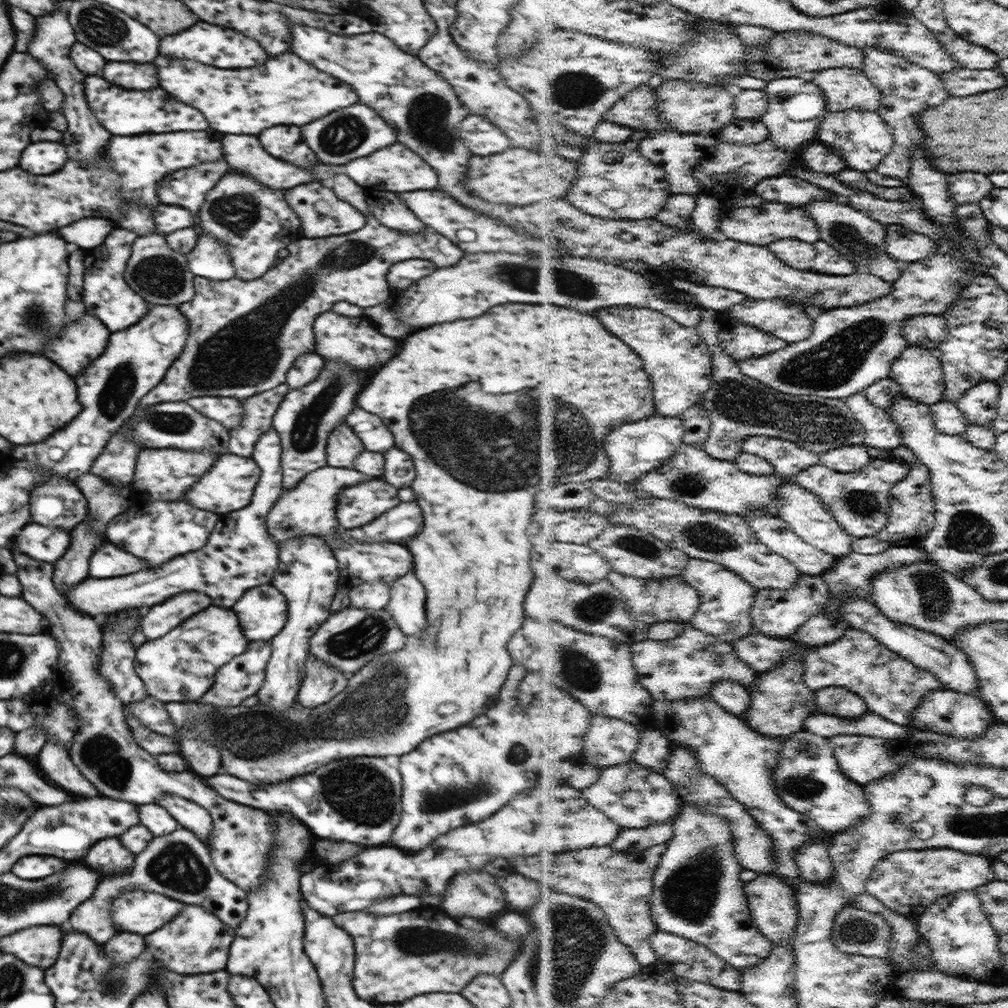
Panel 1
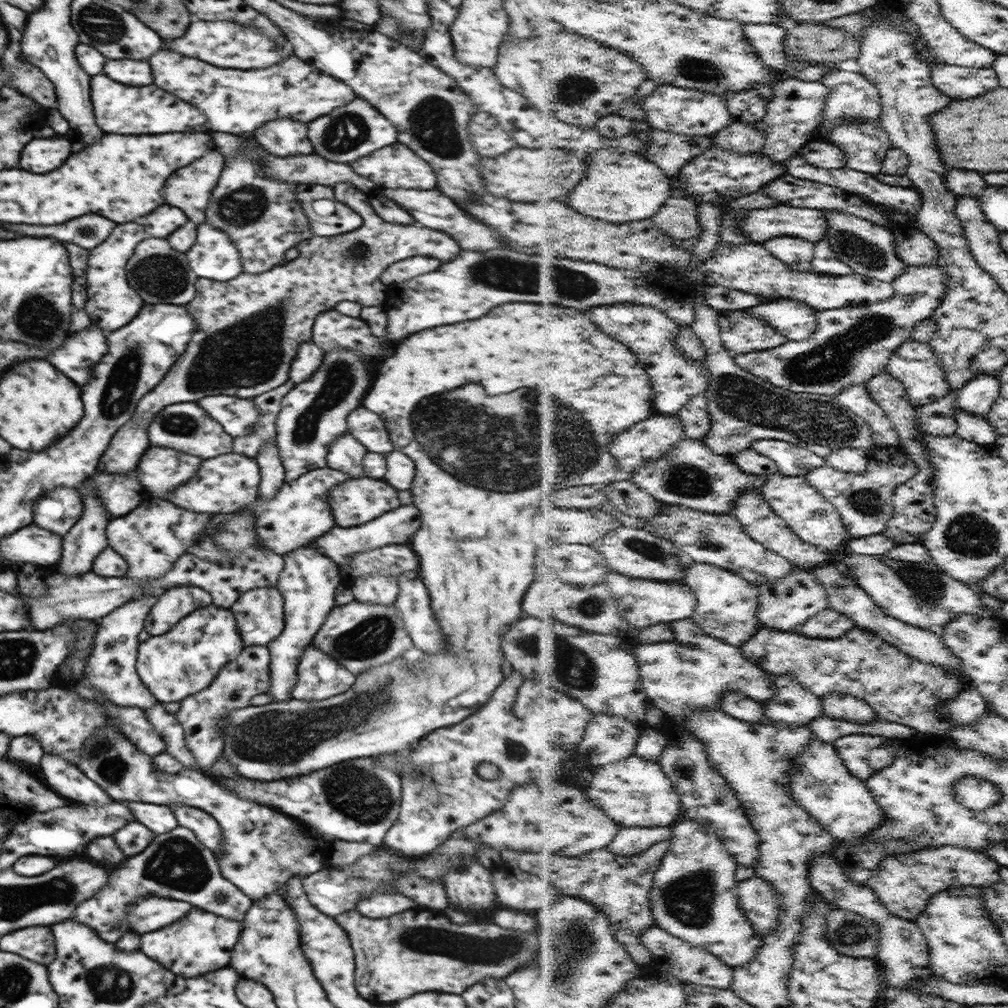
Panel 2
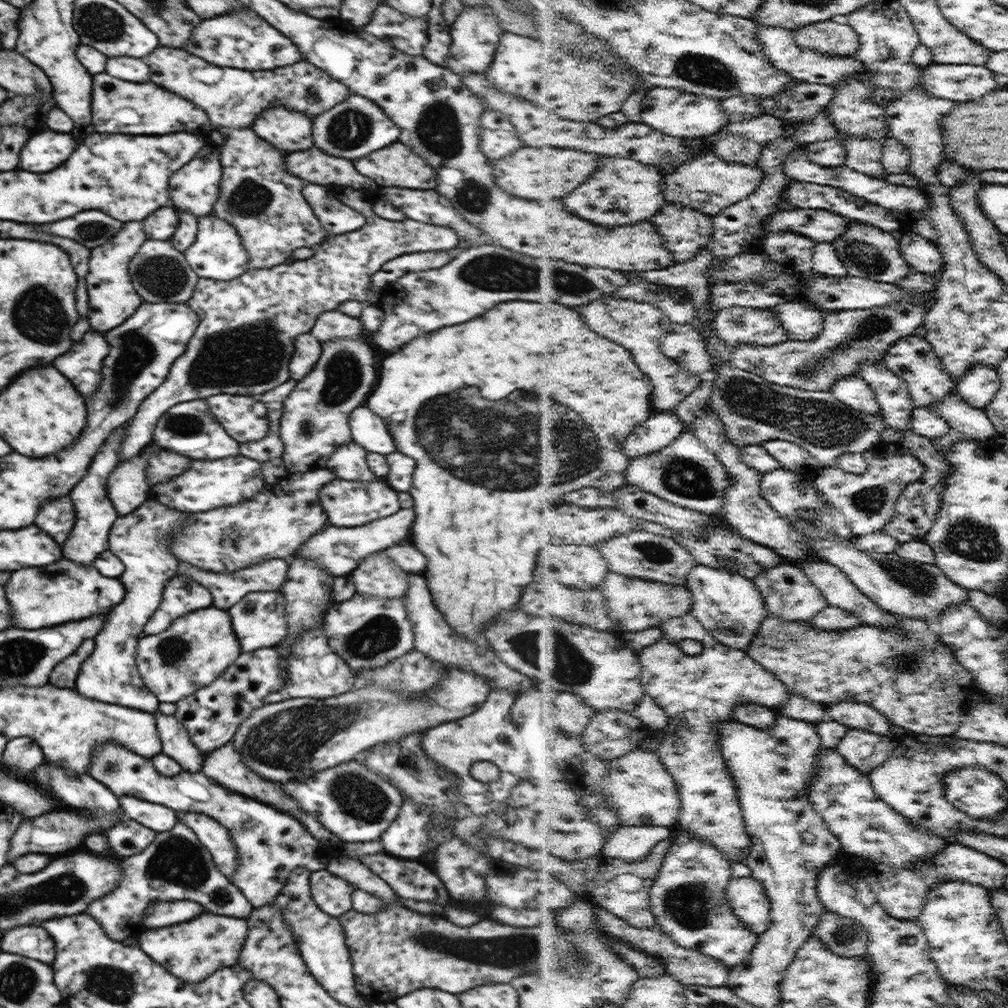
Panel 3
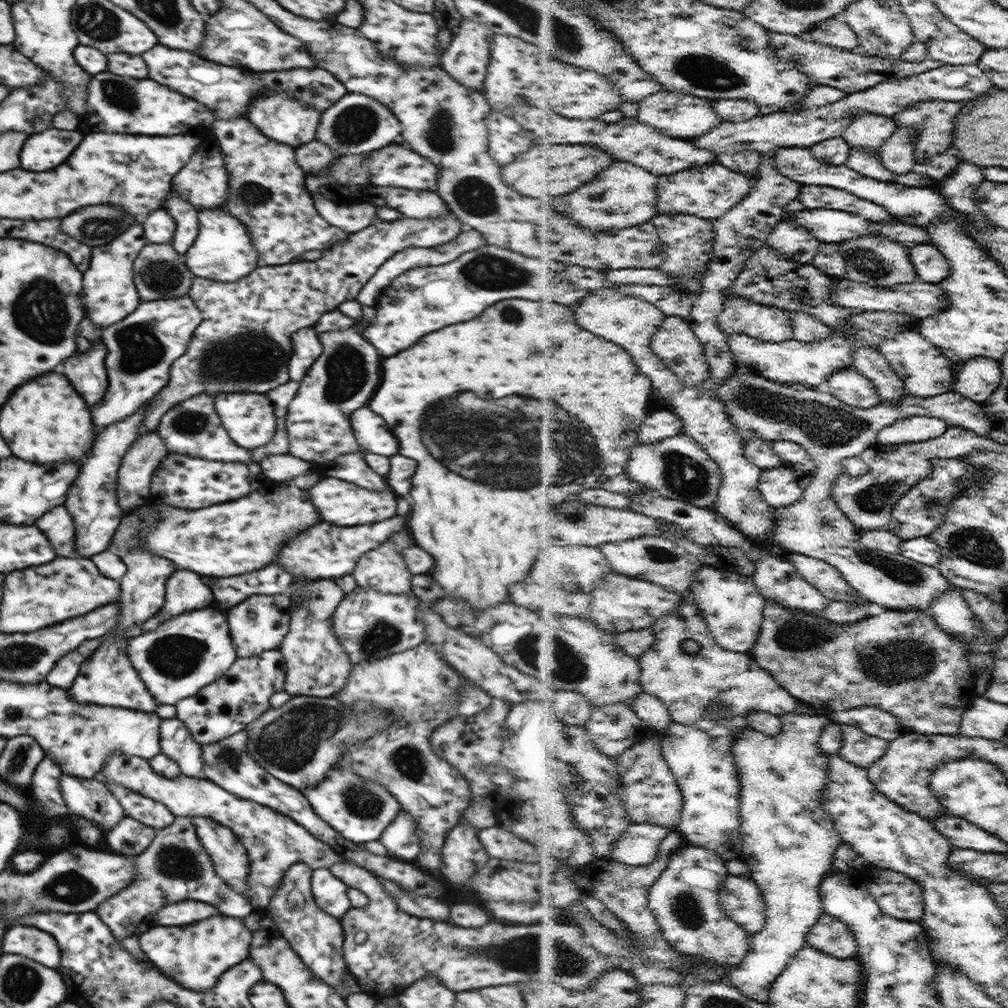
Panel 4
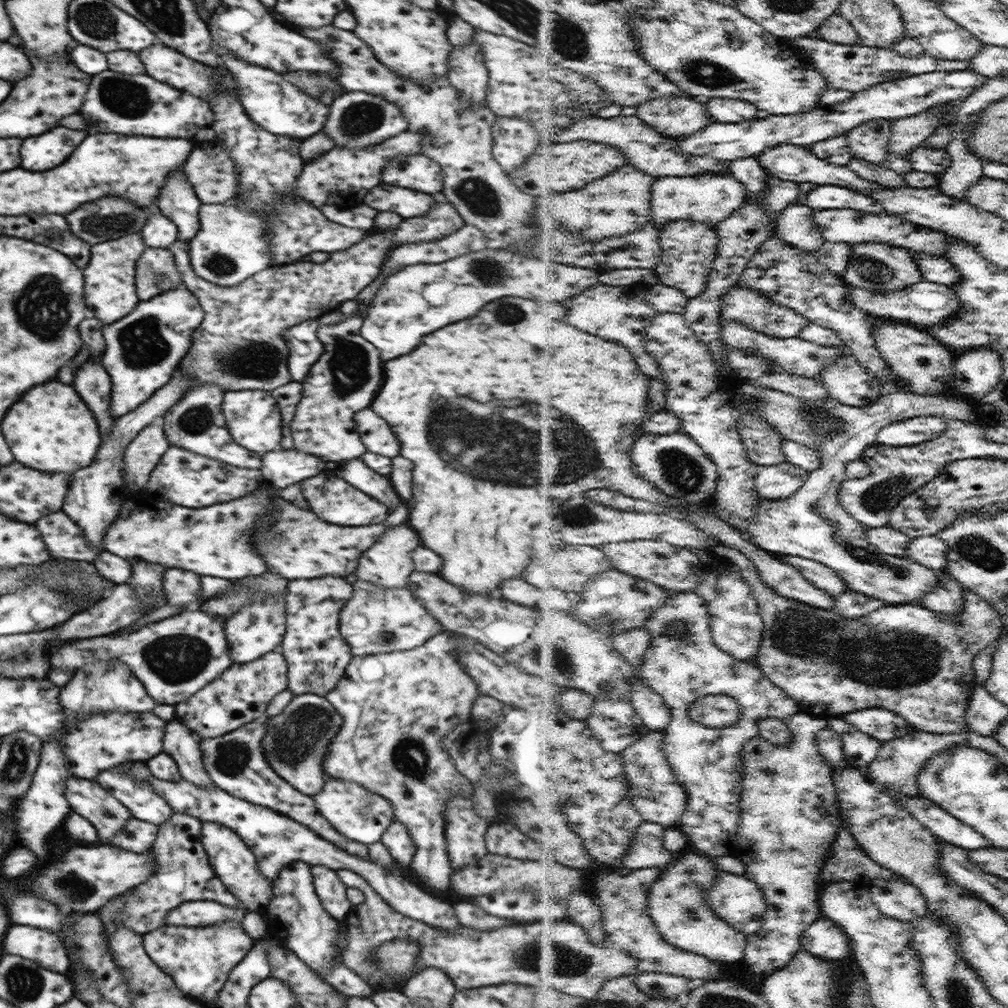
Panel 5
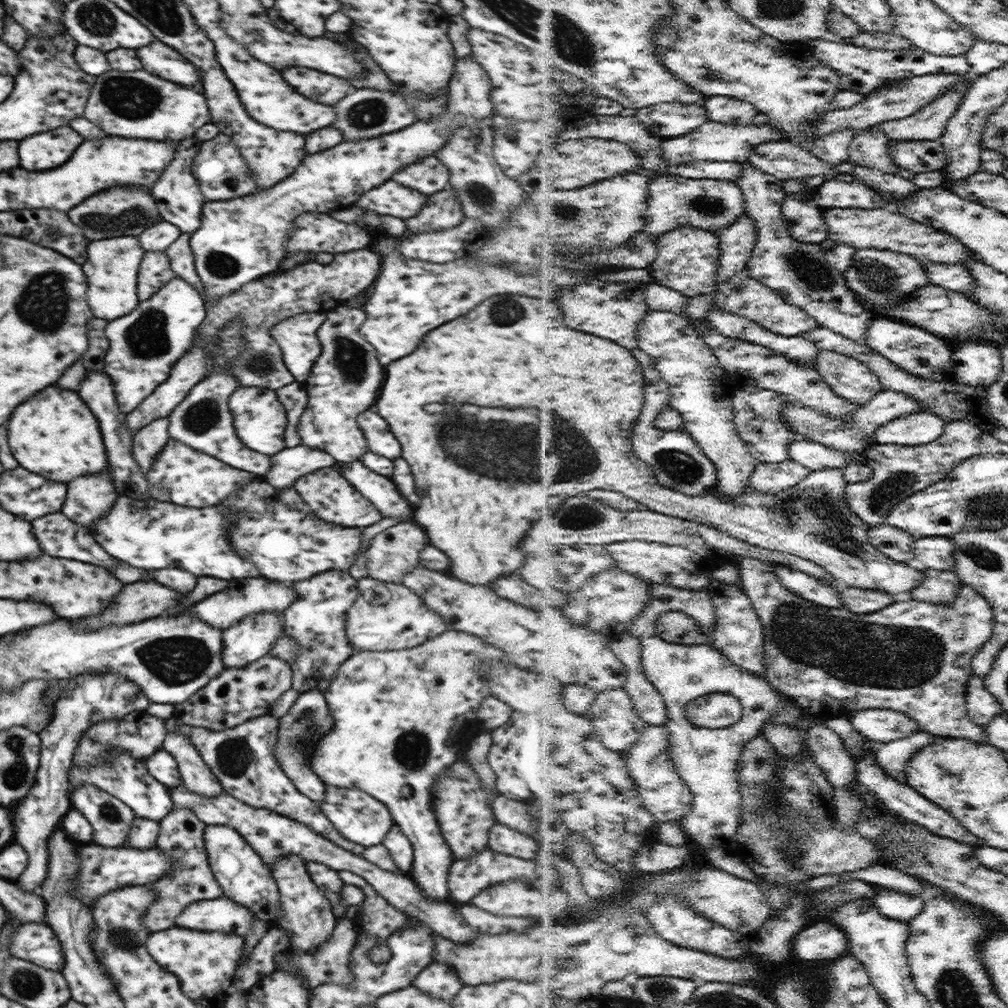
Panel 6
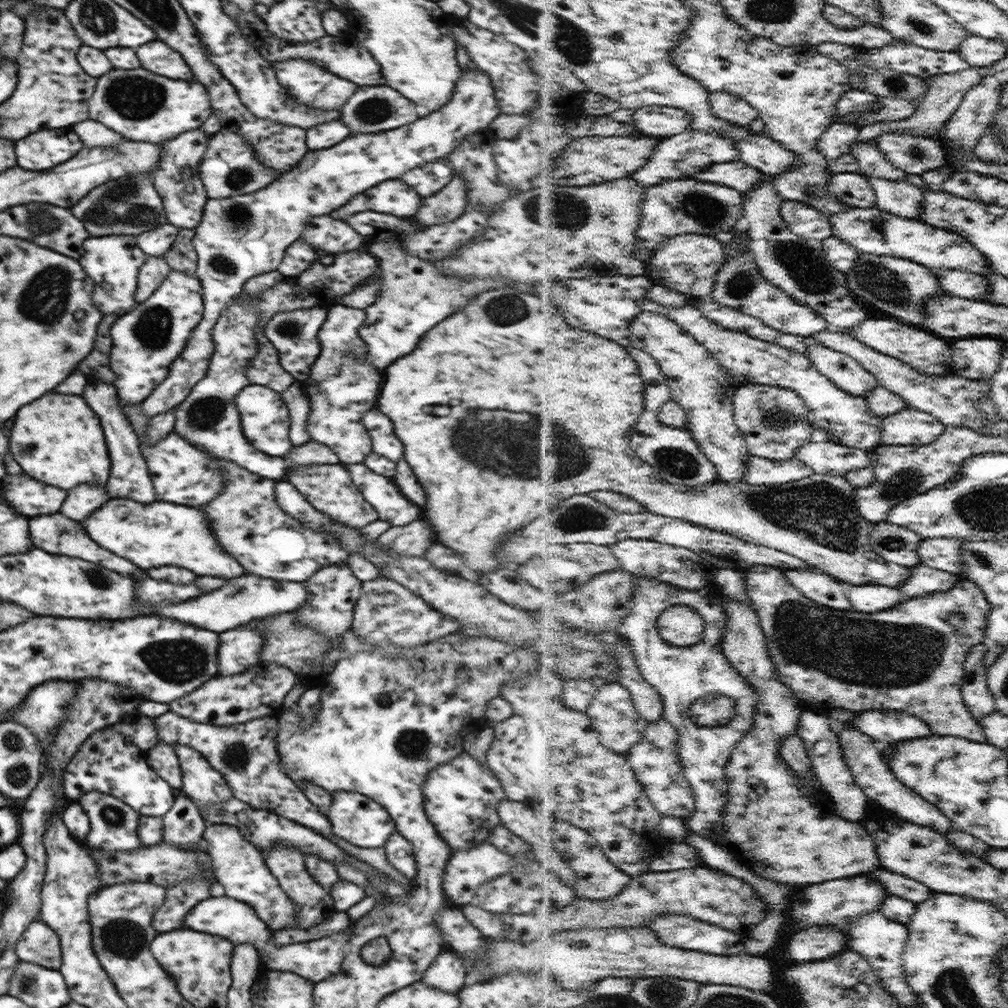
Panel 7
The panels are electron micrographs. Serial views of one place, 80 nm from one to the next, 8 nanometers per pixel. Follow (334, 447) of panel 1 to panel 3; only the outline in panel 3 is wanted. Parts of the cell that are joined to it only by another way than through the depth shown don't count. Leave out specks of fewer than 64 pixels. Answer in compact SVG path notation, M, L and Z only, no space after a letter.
M353 440L338 447L327 460L325 468L335 472L338 479L346 480L382 480L368 470L366 455L368 452Z

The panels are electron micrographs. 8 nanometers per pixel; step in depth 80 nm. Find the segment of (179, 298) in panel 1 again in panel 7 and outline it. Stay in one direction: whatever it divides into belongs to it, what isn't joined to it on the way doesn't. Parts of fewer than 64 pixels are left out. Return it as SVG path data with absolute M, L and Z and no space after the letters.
M149 256L139 268L137 278L137 290L134 293L134 302L144 303L152 293L162 284L162 281L169 275L170 265L163 257Z

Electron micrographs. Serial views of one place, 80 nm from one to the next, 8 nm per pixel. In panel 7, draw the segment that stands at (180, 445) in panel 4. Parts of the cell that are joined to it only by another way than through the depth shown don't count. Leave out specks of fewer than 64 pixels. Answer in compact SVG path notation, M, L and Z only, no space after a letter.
M277 270L251 278L243 287L242 293L240 294L242 299L231 303L221 314L220 319L216 322L216 325L211 332L215 348L206 376L192 387L189 396L184 399L184 402L181 402L176 407L175 417L177 420L173 428L173 432L176 435L182 436L194 447L201 446L203 450L215 454L218 458L229 460L230 462L253 472L253 474L272 479L275 482L276 480L280 481L281 476L285 473L287 467L285 460L278 456L268 456L267 454L256 450L248 442L248 439L244 436L244 433L242 433L242 422L240 421L238 409L235 407L235 396L242 390L242 388L250 385L248 377L245 375L245 368L247 367L248 362L254 360L256 354L258 354L258 347L256 346L257 340L253 331L254 328L256 328L256 322L260 320L260 311L252 305L252 300L254 300L256 296L260 296L260 292L272 288L272 286L278 284L284 279L286 279L286 277Z

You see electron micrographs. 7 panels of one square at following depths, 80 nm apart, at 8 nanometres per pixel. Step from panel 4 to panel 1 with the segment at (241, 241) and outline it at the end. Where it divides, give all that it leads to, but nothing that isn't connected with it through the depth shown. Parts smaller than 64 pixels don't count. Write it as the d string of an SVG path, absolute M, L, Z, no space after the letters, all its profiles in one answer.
M199 232L197 243L186 255L188 268L195 276L205 279L228 280L235 277L228 251L213 236Z

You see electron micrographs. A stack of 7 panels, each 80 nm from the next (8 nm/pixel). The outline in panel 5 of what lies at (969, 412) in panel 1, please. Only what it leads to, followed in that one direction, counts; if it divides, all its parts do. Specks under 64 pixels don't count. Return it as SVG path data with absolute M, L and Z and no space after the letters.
M976 349L957 358L954 388L980 402L1002 376L1003 360L998 352Z

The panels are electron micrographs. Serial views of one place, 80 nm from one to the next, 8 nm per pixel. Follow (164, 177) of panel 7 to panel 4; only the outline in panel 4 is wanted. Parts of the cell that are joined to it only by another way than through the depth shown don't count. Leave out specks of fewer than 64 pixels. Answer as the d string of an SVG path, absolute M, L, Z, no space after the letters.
M171 189L163 208L169 212L169 215L177 224L170 243L176 252L184 255L192 246L192 243L196 241L199 233L199 220L197 217L199 211L187 200L184 200L179 192L175 192L175 189Z

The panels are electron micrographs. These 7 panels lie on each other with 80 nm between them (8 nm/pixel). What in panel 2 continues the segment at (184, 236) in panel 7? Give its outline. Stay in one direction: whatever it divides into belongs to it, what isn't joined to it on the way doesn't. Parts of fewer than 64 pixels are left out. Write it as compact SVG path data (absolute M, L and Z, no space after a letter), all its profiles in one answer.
M339 182L333 186L333 192L338 202L344 202L364 218L360 228L331 237L309 238L300 246L295 246L299 252L298 257L273 266L266 272L242 273L224 282L200 277L196 279L196 297L185 308L194 319L197 330L193 332L184 355L170 367L160 384L138 401L134 416L113 435L97 469L110 474L130 474L135 470L144 451L151 446L147 434L152 420L168 405L196 402L205 396L216 395L251 399L284 384L289 380L289 366L298 355L299 345L313 340L312 328L321 313L333 310L336 304L344 301L356 302L363 308L384 305L388 288L380 281L380 274L391 264L412 256L432 256L442 262L450 262L460 252L458 244L444 232L420 226L386 224L380 216L374 214L366 194L354 188L352 183Z

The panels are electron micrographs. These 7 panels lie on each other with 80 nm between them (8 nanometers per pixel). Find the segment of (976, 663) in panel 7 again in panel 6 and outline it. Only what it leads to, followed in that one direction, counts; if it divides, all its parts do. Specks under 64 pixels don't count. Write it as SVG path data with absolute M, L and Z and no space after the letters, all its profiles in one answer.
M973 674L969 683L968 704L972 720L984 727L1004 711L1000 701L987 689L983 677L977 674Z

